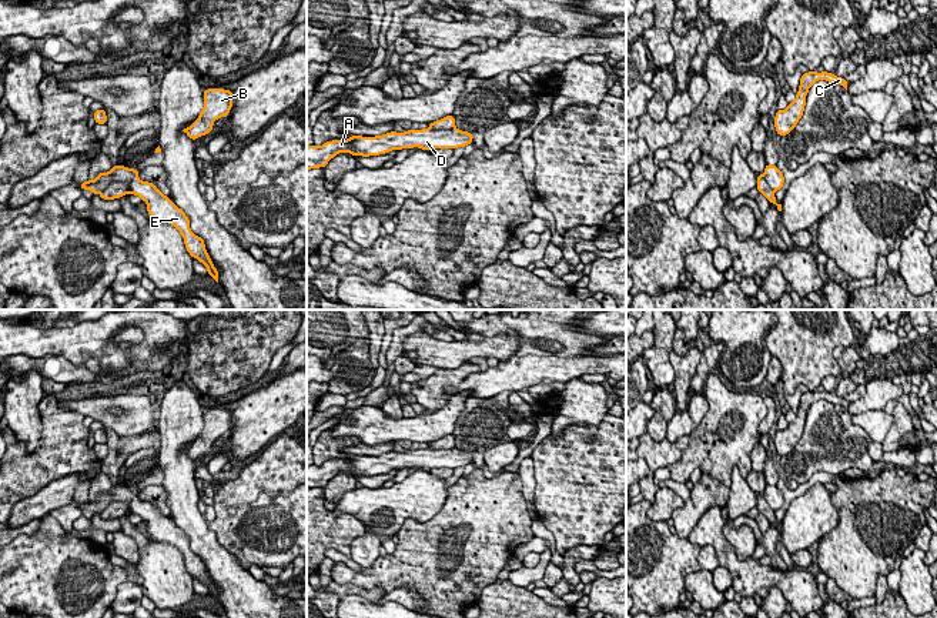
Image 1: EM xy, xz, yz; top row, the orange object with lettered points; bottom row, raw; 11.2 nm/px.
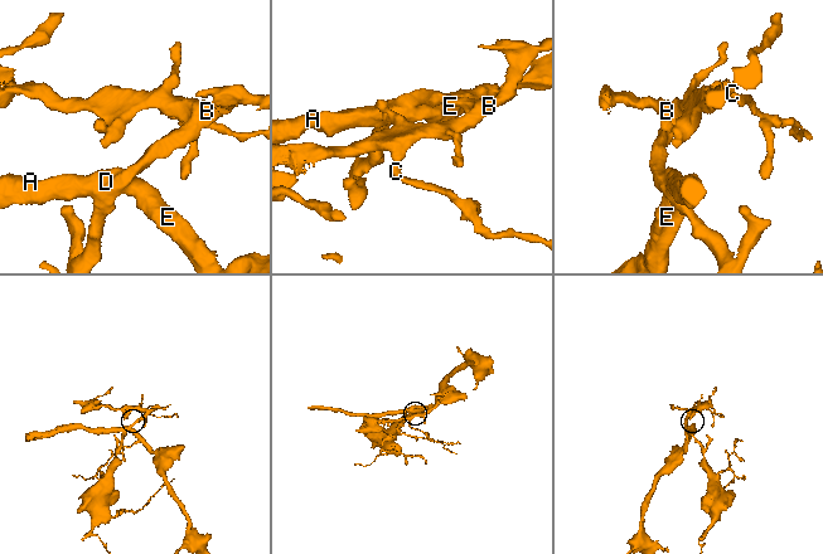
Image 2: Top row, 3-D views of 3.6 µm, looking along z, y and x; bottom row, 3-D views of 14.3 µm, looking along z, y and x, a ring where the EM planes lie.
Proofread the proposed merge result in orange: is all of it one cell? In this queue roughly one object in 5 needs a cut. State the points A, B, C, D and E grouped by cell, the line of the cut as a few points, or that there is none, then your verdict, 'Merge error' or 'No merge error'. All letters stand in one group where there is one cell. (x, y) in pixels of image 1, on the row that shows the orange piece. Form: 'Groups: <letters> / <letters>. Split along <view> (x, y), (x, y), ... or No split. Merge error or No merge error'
Groups: A D E / B C. Split along xy (129, 186), (113, 181), (100, 194). Merge error

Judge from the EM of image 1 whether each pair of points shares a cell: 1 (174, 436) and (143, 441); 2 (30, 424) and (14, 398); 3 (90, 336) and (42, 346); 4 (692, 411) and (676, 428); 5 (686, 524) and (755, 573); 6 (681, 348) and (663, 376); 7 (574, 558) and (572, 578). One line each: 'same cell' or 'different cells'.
1: different cells
2: same cell
3: same cell
4: same cell
5: different cells
6: different cells
7: same cell

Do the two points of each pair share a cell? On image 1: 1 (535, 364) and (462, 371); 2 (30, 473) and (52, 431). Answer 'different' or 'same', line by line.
1: different
2: same

